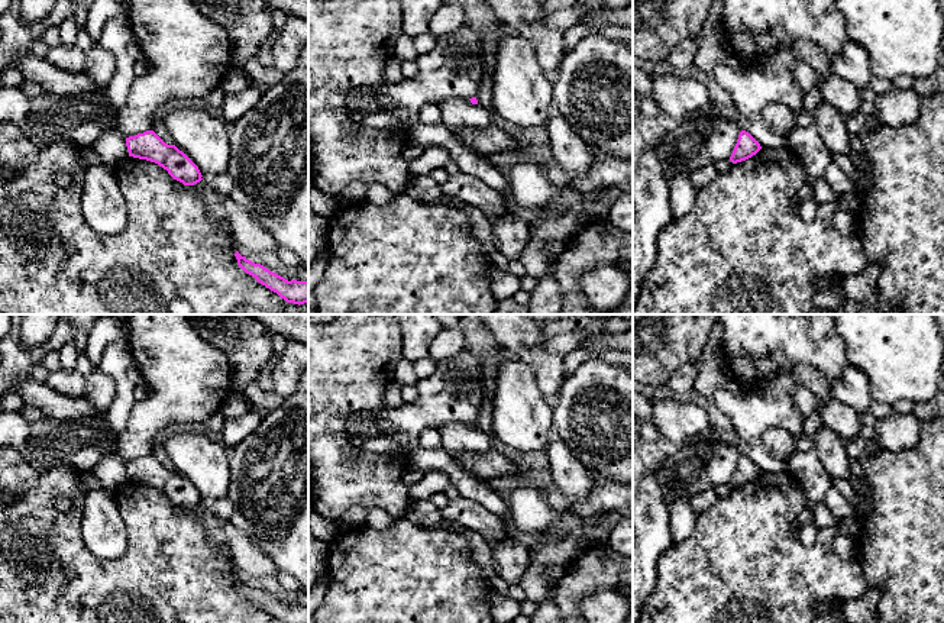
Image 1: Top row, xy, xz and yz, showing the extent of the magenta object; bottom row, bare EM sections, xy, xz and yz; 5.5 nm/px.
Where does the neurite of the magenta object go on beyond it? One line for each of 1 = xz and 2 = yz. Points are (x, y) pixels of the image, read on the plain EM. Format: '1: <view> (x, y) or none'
1: none
2: none

